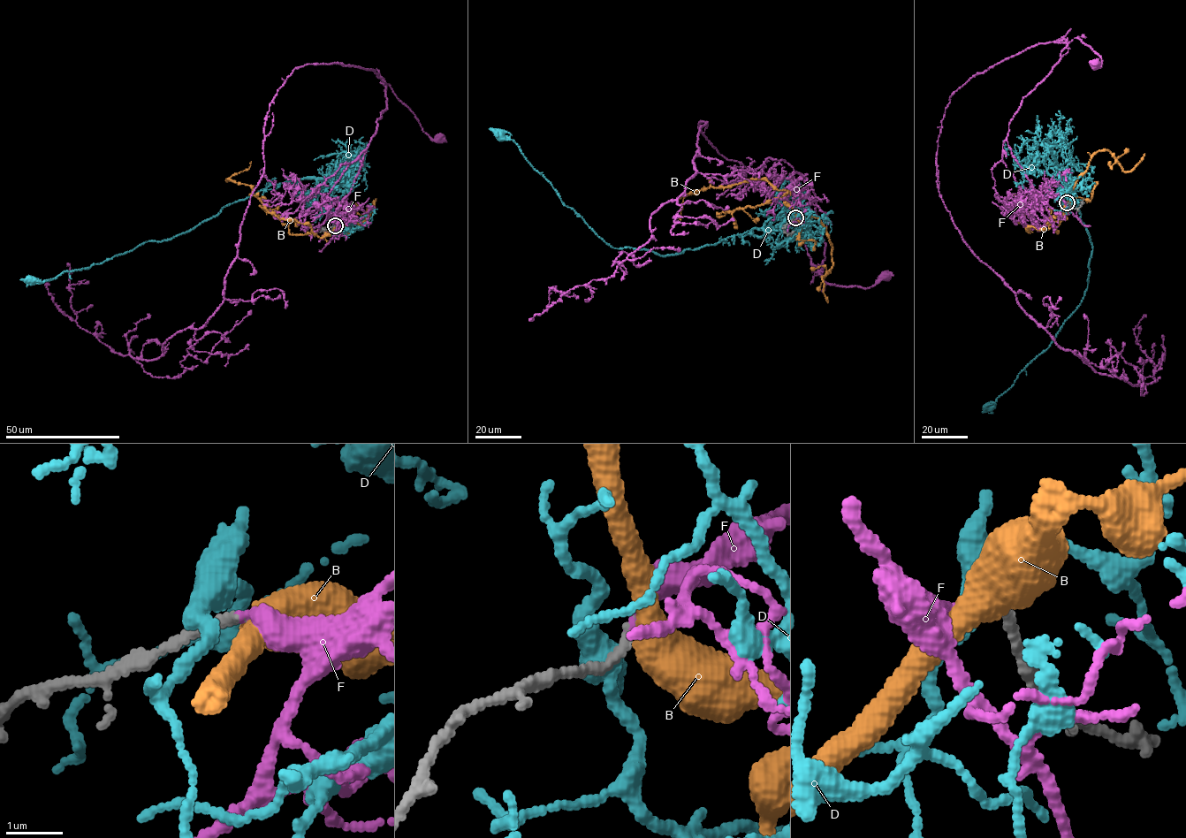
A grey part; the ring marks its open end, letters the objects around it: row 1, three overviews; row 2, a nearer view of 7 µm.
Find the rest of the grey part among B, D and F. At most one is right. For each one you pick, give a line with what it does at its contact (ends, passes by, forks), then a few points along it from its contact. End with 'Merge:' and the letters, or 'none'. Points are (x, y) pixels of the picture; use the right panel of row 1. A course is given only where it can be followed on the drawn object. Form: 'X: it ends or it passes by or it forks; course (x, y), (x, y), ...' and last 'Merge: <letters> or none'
F: it ends; course (1068, 202), (1052, 192), (1044, 203), (1038, 197), (1012, 155), (1008, 124), (1075, 38), (1101, 57), (1095, 64)
Merge: F

